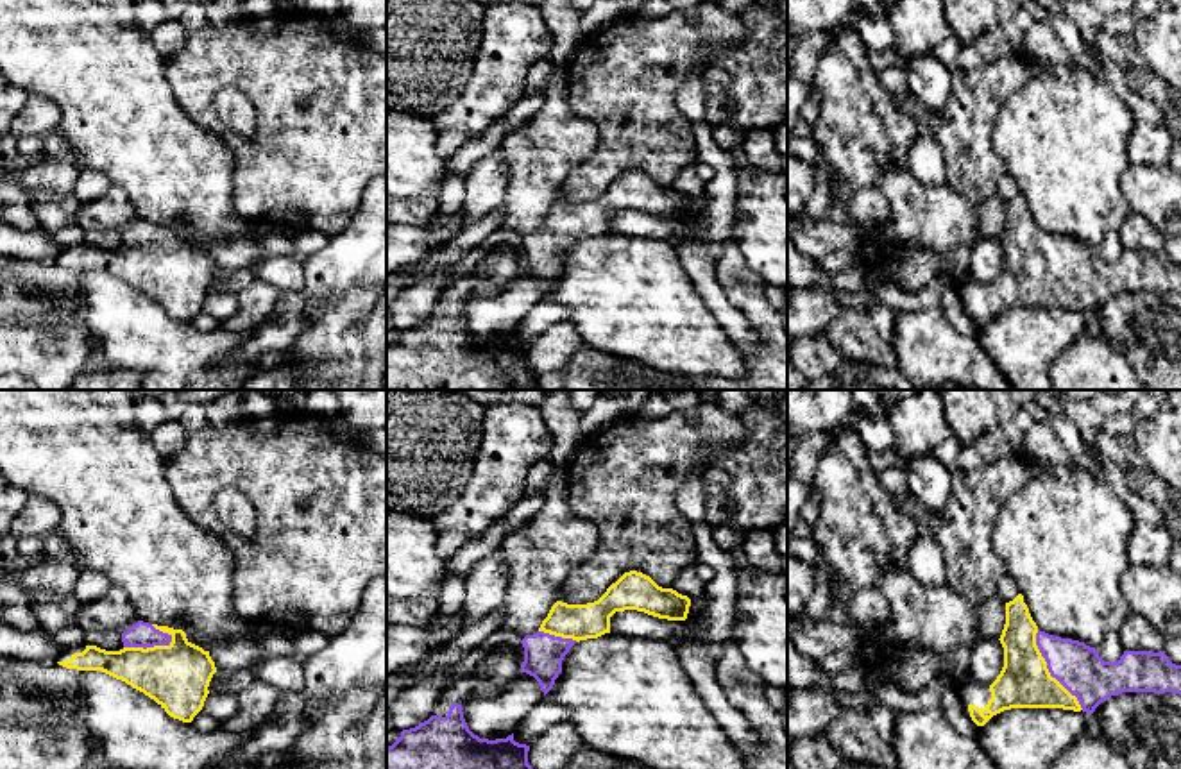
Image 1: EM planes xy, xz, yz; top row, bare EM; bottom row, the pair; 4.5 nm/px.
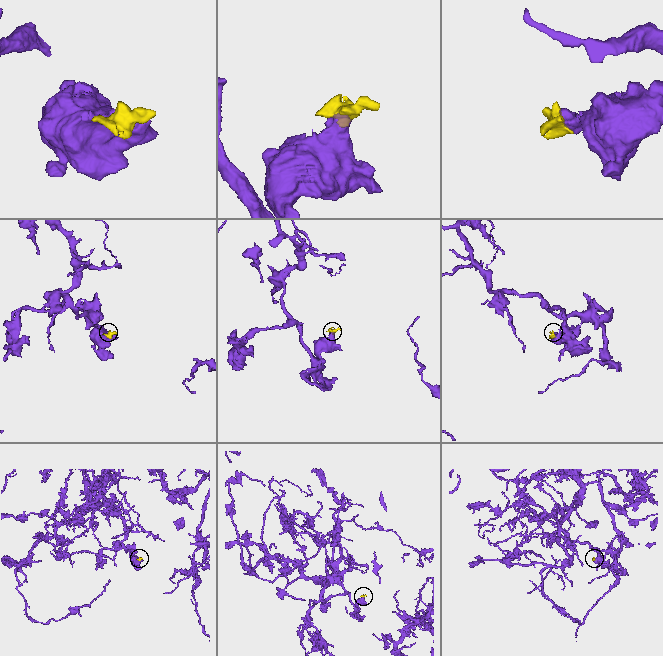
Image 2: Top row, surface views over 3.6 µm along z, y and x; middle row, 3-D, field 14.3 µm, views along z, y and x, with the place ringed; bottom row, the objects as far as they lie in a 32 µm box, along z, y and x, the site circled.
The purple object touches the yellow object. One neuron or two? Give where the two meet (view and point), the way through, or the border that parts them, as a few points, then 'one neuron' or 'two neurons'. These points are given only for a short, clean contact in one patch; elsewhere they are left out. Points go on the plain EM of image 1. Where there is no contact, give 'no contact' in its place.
contact yz (1049, 270); one neuron

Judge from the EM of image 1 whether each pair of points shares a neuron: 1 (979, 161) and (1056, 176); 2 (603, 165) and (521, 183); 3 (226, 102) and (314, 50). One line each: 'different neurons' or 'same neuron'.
1: different neurons
2: different neurons
3: different neurons

